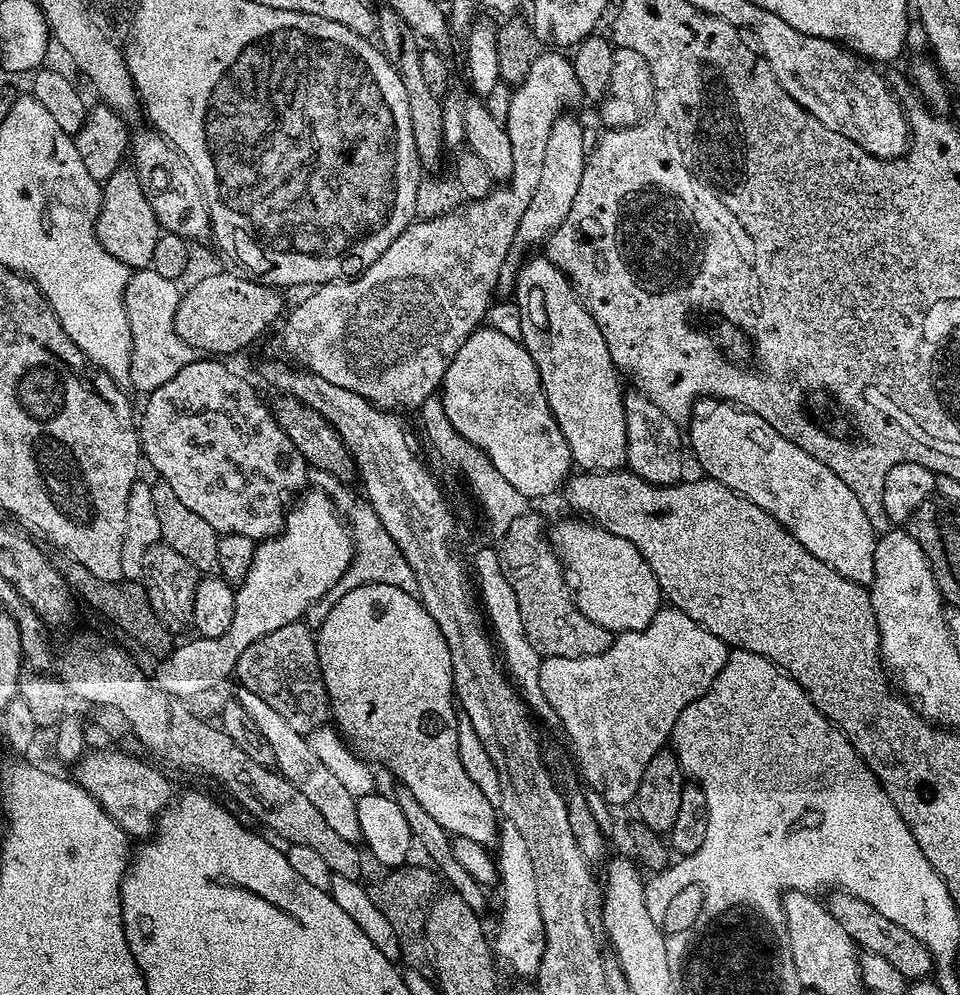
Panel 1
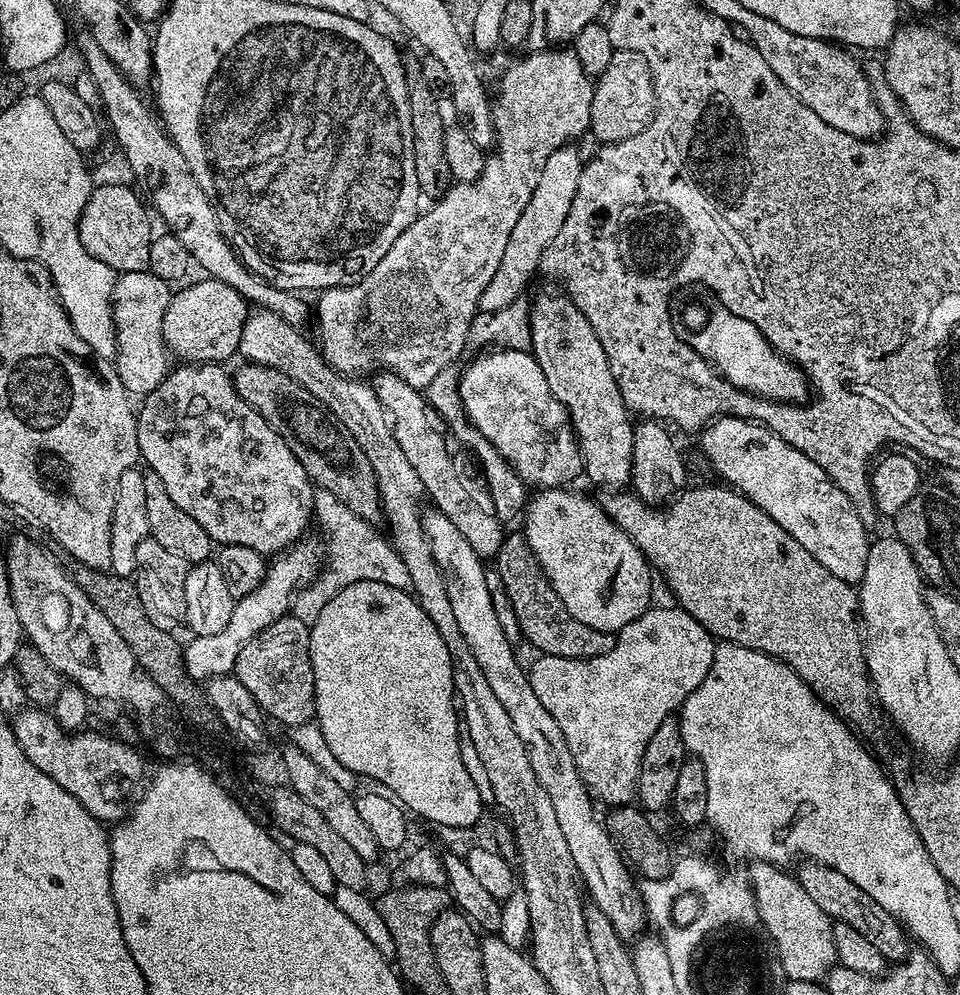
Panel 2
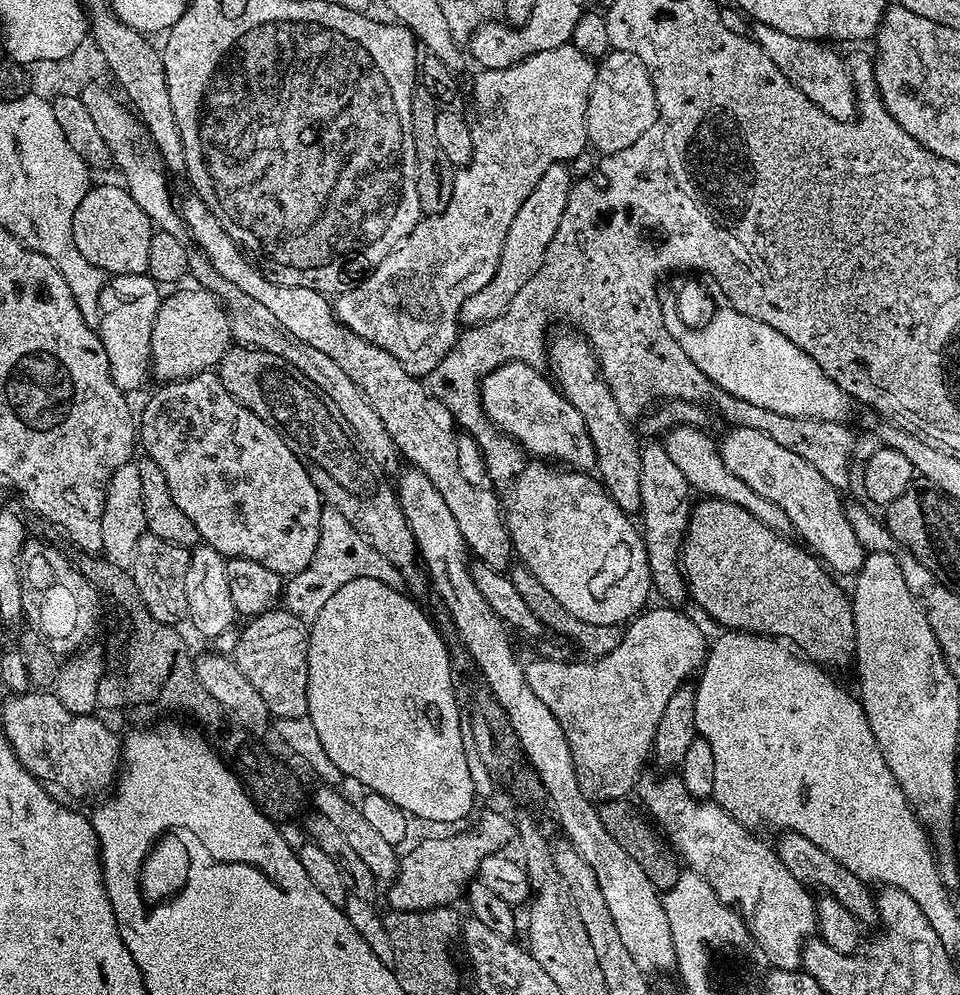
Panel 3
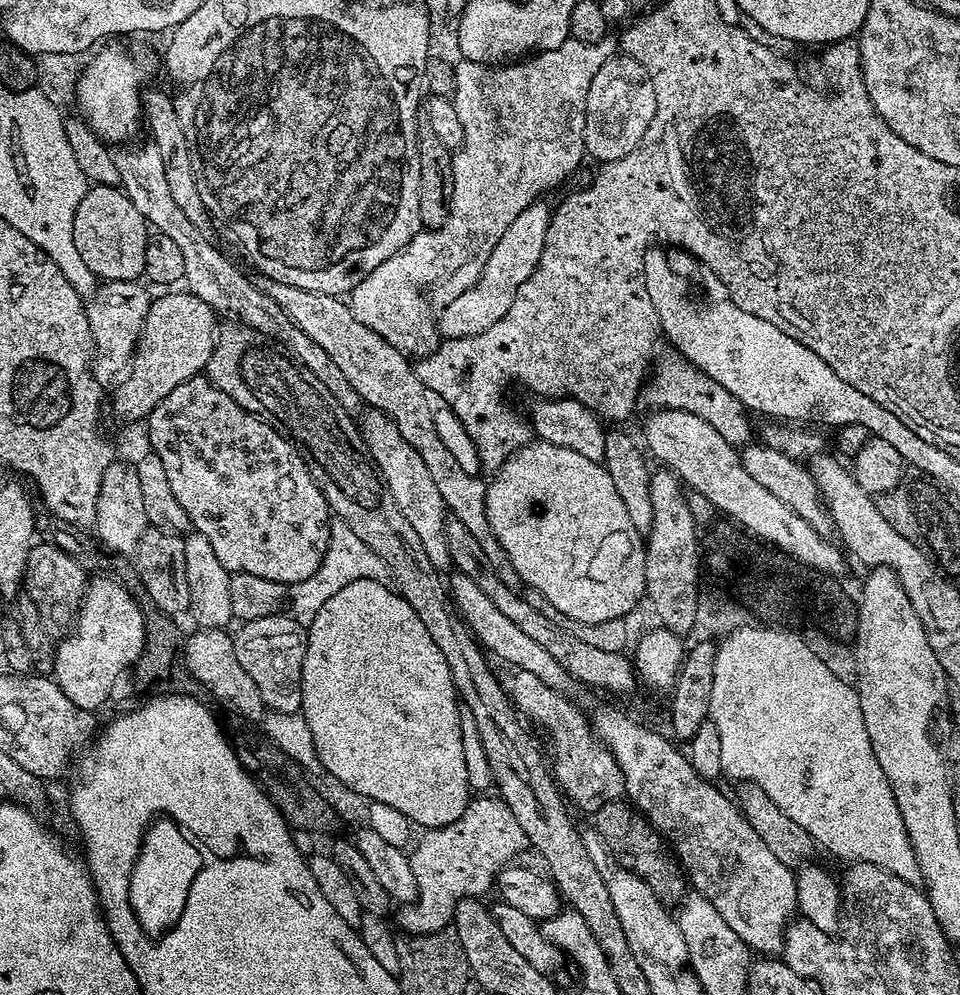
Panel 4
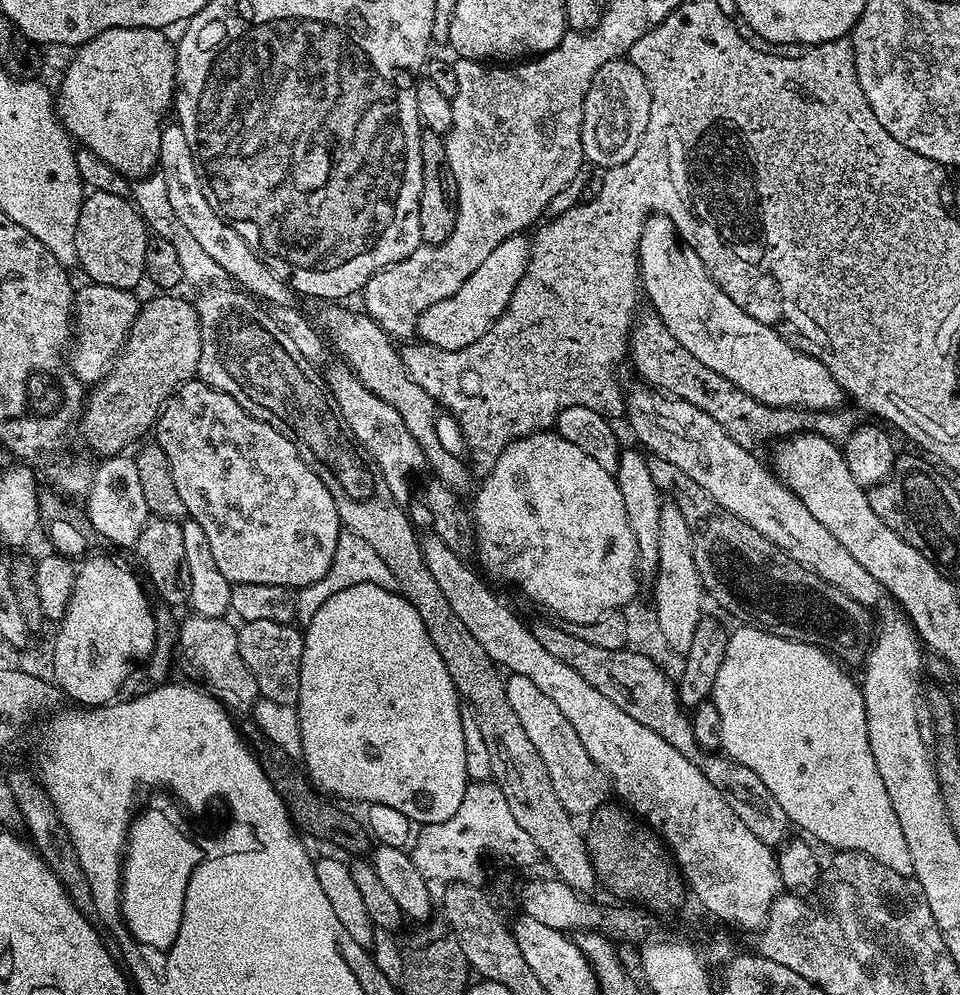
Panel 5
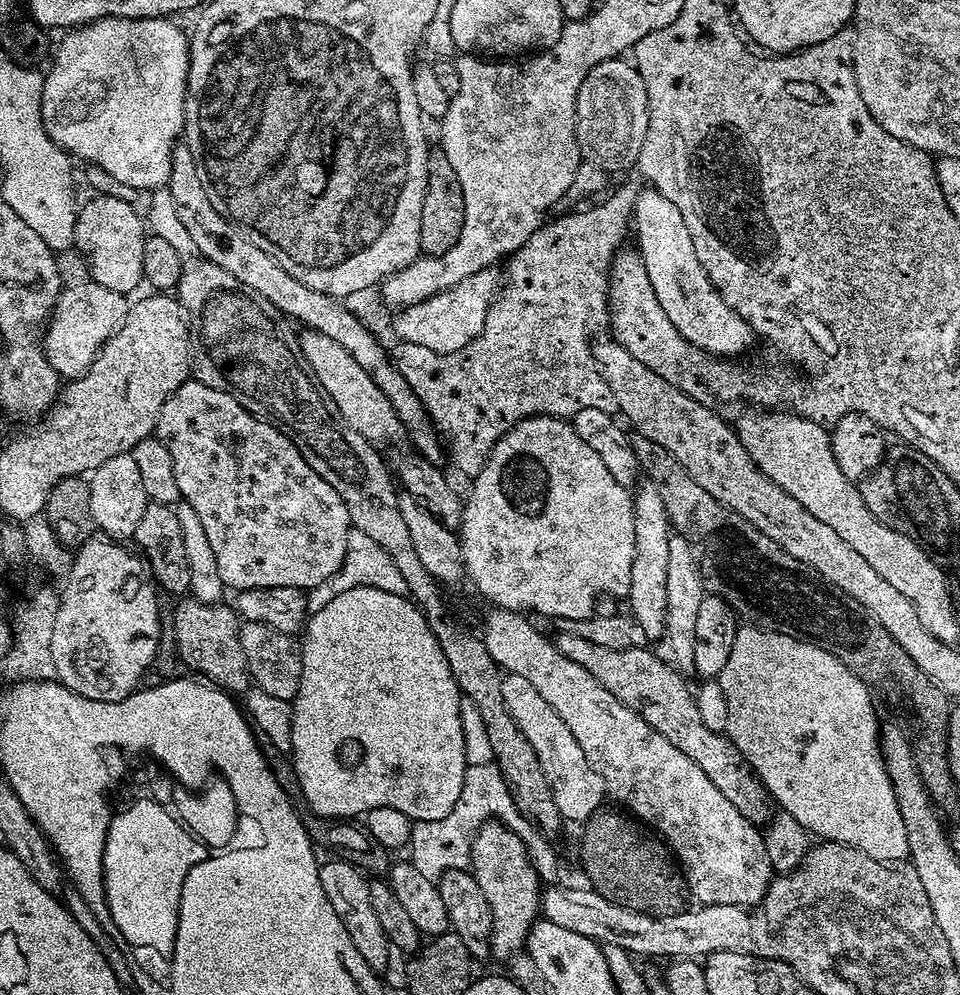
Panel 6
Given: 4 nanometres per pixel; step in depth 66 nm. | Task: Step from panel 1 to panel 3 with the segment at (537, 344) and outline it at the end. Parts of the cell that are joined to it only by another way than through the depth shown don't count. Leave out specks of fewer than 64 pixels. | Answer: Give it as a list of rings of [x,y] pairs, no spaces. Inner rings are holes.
[[[576,330],[560,332],[551,337],[546,348],[546,364],[552,367],[551,379],[564,397],[575,406],[578,414],[586,422],[586,430],[594,442],[598,479],[604,488],[618,502],[618,506],[629,514],[640,512],[642,502],[642,447],[641,437],[637,435],[633,421],[622,416],[614,394],[600,371],[600,361],[588,339]]]

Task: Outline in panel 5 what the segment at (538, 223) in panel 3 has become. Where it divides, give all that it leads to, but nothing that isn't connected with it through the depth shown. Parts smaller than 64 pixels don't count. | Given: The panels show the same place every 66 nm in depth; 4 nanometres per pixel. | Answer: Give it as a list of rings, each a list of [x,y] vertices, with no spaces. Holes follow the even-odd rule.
[[[521,234],[506,238],[498,246],[494,246],[494,254],[486,257],[486,262],[454,290],[450,298],[442,298],[442,302],[434,302],[418,318],[415,335],[425,344],[432,344],[442,350],[458,350],[462,346],[470,346],[470,342],[478,342],[490,326],[503,314],[507,308],[518,282],[528,269],[530,255],[530,240]]]

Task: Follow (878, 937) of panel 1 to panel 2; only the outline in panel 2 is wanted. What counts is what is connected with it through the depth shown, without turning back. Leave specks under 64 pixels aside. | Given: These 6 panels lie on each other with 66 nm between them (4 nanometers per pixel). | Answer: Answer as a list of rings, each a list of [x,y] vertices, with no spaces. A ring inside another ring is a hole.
[[[804,860],[795,865],[794,875],[802,890],[806,890],[806,894],[810,894],[810,899],[818,902],[818,906],[822,906],[827,916],[841,924],[854,926],[854,930],[858,930],[858,934],[863,934],[866,942],[871,942],[878,950],[878,954],[884,956],[885,961],[899,962],[905,959],[906,932],[901,923],[889,912],[882,910],[882,906],[878,906],[878,902],[874,902],[874,898],[870,898],[866,890],[858,890],[858,886],[854,886],[854,882],[846,878],[846,874],[838,874],[838,870],[825,864],[818,864],[815,860]]]

